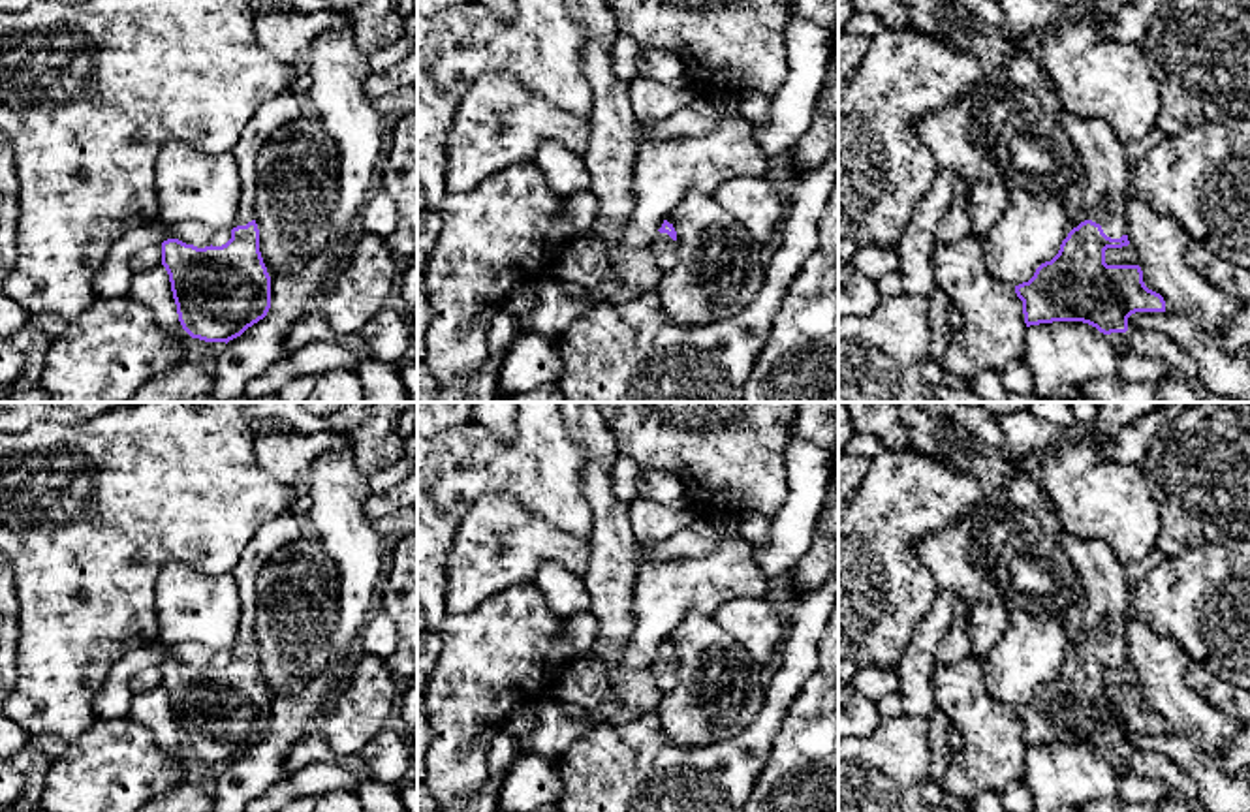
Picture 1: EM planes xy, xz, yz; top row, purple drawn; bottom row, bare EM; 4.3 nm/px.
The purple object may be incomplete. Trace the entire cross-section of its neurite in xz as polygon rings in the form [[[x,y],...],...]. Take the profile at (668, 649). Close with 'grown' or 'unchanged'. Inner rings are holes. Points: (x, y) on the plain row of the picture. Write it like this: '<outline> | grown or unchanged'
[[[669,639],[662,643],[650,669],[662,695],[669,694],[677,686],[677,652]]] | grown

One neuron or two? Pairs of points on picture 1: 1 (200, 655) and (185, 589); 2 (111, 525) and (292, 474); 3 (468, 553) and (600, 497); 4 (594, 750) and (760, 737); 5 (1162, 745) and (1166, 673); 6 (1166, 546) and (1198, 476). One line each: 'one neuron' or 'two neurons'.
1: two neurons
2: two neurons
3: two neurons
4: one neuron
5: one neuron
6: one neuron

